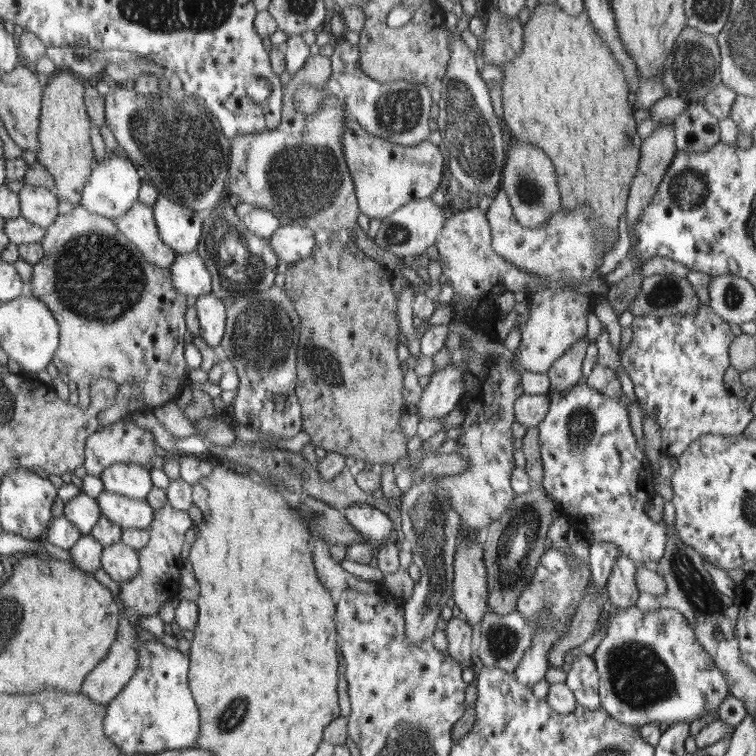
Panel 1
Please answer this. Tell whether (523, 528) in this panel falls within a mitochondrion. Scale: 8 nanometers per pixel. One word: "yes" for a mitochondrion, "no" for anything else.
yes

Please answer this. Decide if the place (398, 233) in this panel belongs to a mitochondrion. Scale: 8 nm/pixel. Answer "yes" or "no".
yes

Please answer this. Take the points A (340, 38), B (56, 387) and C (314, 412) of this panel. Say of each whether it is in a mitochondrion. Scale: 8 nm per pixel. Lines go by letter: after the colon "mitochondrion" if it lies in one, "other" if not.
A: other
B: other
C: other

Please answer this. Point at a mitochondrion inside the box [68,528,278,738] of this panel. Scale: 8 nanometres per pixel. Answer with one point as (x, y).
(233, 717)

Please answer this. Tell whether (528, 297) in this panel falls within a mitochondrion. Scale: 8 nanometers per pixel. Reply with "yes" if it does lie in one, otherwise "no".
no

